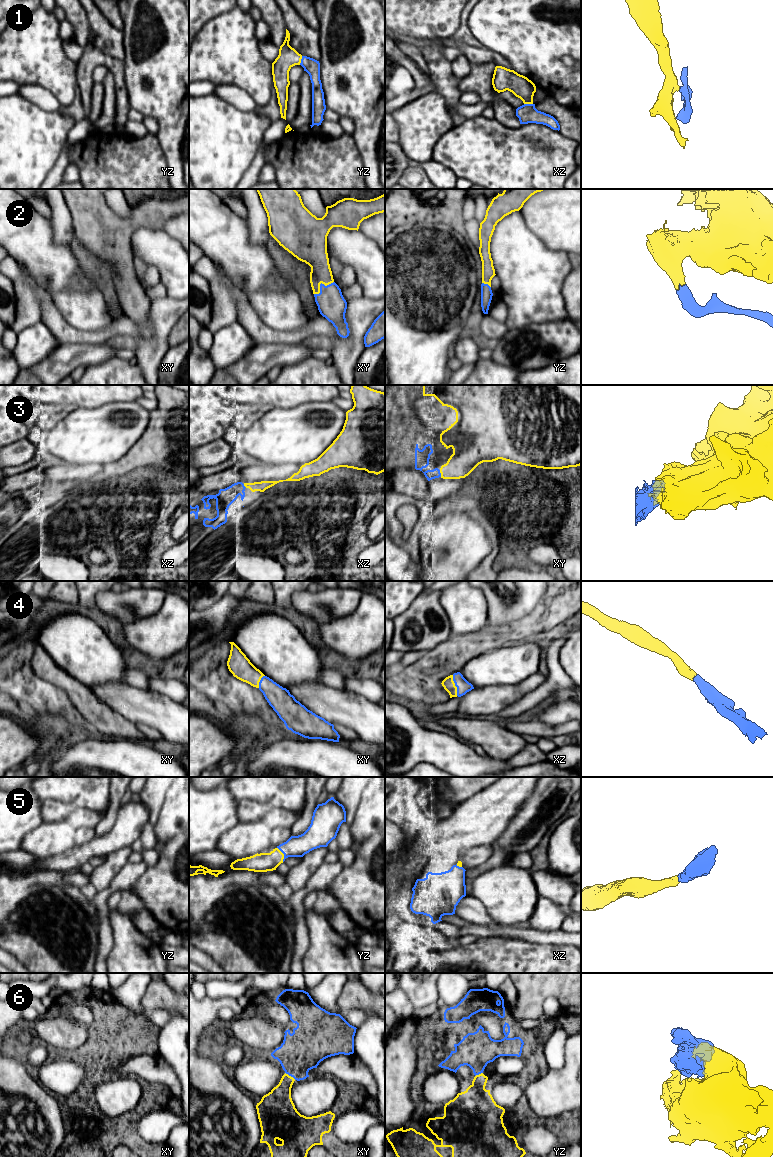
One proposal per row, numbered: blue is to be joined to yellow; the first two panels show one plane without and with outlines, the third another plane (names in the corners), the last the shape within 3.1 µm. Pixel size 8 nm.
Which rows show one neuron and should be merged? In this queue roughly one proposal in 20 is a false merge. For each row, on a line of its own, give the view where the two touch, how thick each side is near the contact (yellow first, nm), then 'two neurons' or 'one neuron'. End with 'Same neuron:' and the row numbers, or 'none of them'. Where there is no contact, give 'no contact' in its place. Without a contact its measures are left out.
1: meets yellow in yz; 160 nm thick on the yellow side, 120 nm on the other; one neuron
2: meets yellow in xy; 200 nm thick on the yellow side, 220 nm on the other; one neuron
3: meets yellow in xy; 220 nm thick on the yellow side, 120 nm on the other; one neuron
4: meets yellow in xz; 90 nm thick on the yellow side, 110 nm on the other; one neuron
5: meets yellow in yz; 160 nm thick on the yellow side, 180 nm on the other; one neuron
6: meets yellow in xy; 240 nm thick on the yellow side, 320 nm on the other; one neuron
Same neuron: 1, 2, 3, 4, 5, 6

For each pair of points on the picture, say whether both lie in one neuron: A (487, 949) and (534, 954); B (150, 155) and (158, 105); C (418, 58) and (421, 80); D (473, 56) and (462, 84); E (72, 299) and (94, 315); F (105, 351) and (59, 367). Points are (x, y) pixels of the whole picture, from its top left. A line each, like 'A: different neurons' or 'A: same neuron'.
A: same neuron
B: different neurons
C: different neurons
D: different neurons
E: same neuron
F: same neuron

